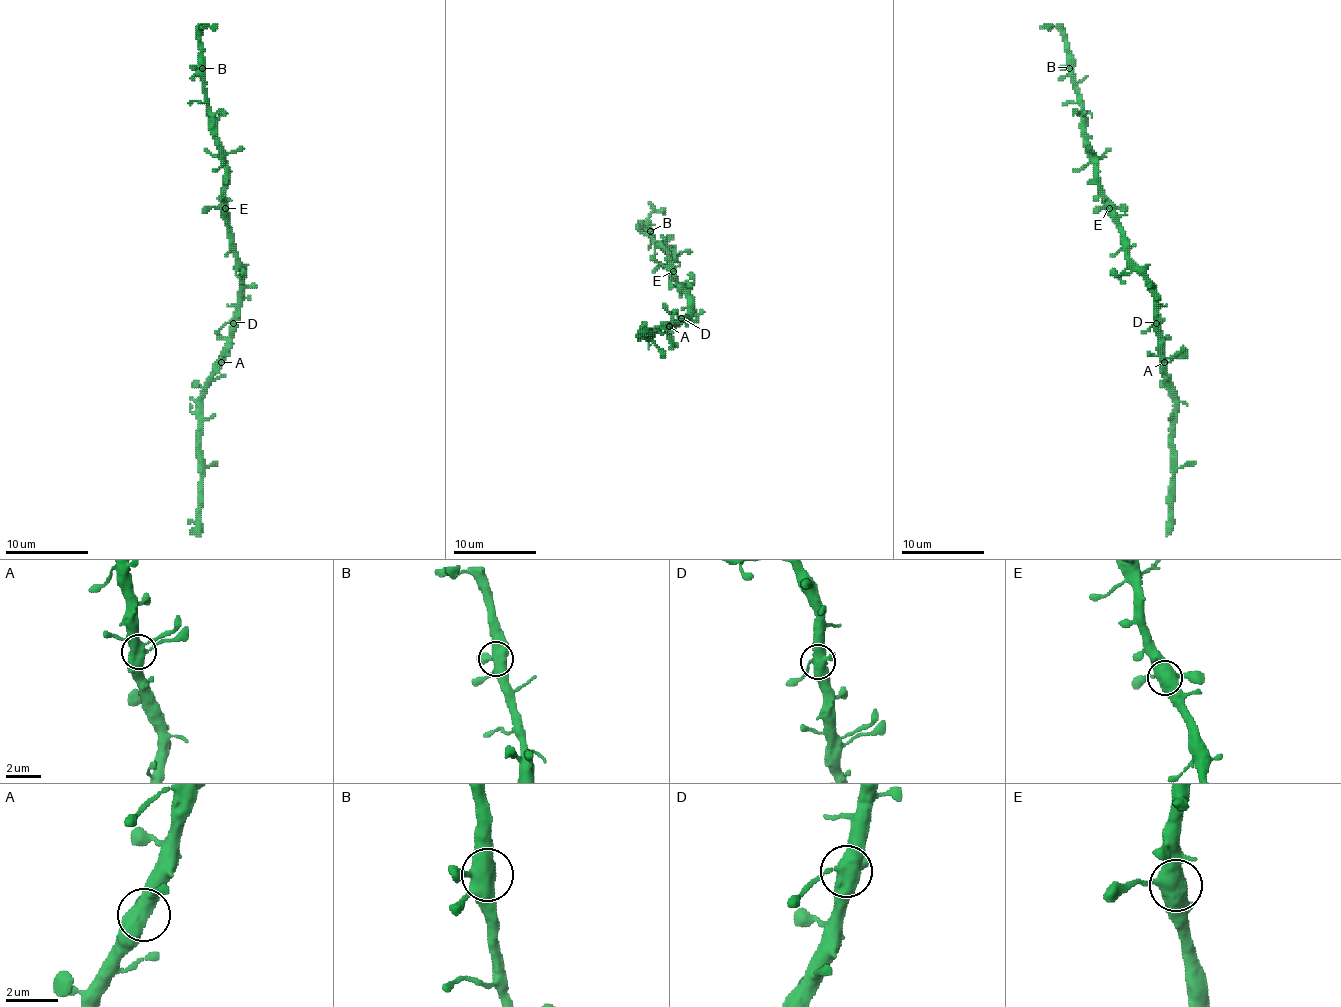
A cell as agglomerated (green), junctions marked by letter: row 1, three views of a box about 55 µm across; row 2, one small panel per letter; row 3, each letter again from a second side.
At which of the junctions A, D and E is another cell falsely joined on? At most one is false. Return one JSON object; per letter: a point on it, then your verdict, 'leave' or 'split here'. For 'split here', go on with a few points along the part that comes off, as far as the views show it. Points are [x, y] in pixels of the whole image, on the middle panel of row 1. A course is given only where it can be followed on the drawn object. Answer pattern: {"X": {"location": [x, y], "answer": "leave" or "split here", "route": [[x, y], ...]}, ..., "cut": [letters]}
{"A": {"location": [669, 326], "answer": "leave"}, "D": {"location": [681, 318], "answer": "leave"}, "E": {"location": [673, 271], "answer": "leave"}, "cut": []}

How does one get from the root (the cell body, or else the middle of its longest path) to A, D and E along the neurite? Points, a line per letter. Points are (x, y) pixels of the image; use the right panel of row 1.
A: (1135, 264), (1145, 277), (1154, 298), (1154, 323), (1160, 358), (1164, 362)
D: (1135, 264), (1145, 277), (1154, 298), (1156, 323)
E: (1135, 264), (1129, 256), (1125, 231), (1108, 209)

